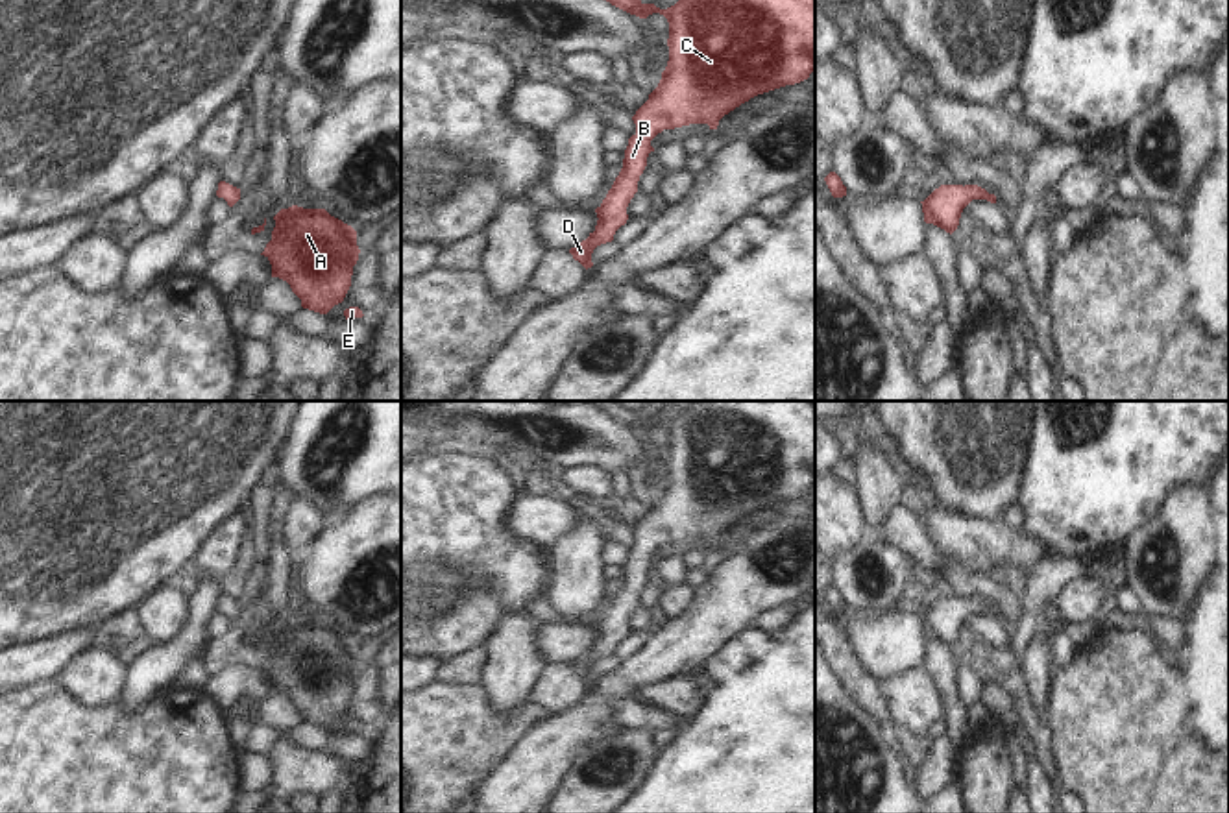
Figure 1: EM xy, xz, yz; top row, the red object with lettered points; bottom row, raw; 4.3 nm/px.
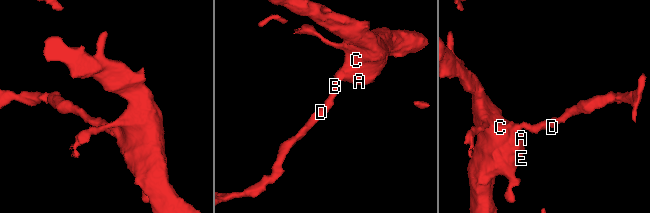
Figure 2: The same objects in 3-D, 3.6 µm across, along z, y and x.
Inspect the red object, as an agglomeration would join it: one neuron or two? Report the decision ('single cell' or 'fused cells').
single cell

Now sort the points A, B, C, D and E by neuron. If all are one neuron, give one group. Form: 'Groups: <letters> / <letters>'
Groups: A B C D E.

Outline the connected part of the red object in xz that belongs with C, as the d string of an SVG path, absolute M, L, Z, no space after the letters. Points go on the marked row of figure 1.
M641 0L606 2L639 18L663 15L669 22L669 61L658 87L632 116L636 133L628 139L619 176L595 209L599 218L595 231L569 249L586 270L593 266L593 249L612 242L615 231L627 224L627 207L638 192L647 157L654 152L651 140L658 133L689 124L708 124L710 129L717 129L719 120L741 103L800 83L815 70L815 0L678 0L667 9Z

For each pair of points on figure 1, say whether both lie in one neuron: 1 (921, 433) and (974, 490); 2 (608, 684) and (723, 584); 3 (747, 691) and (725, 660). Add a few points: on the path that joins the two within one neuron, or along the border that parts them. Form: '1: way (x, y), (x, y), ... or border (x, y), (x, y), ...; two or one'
1: way (936, 448), (963, 475); one
2: way (640, 667), (655, 662), (701, 616); one
3: border (771, 647), (743, 669), (712, 684); two

